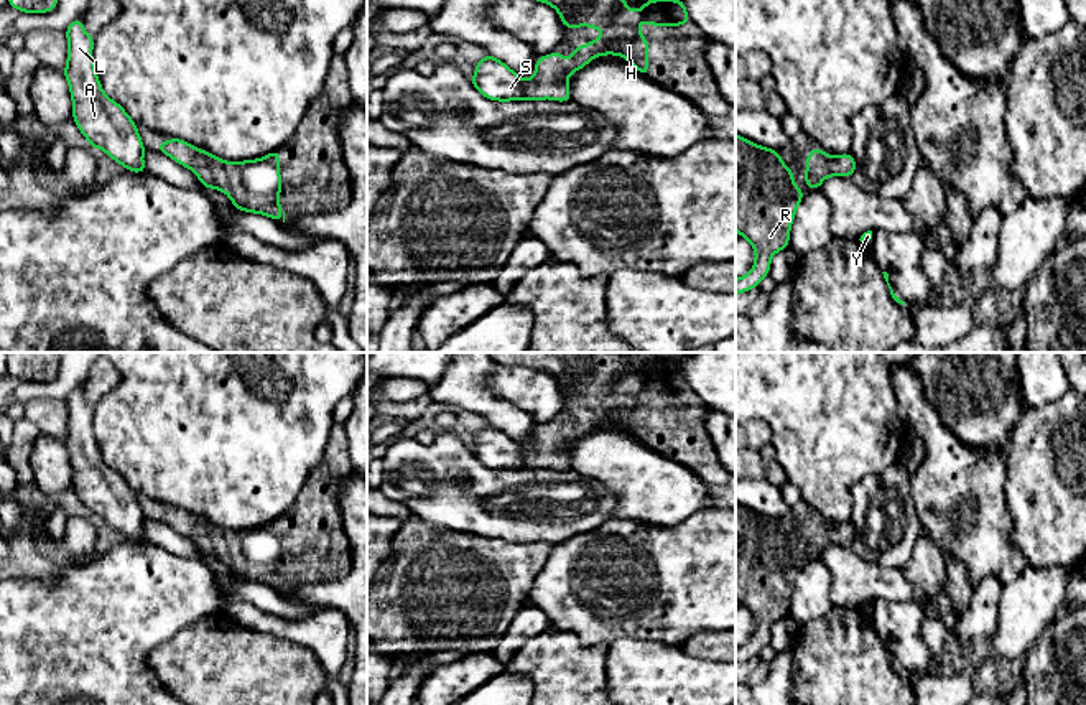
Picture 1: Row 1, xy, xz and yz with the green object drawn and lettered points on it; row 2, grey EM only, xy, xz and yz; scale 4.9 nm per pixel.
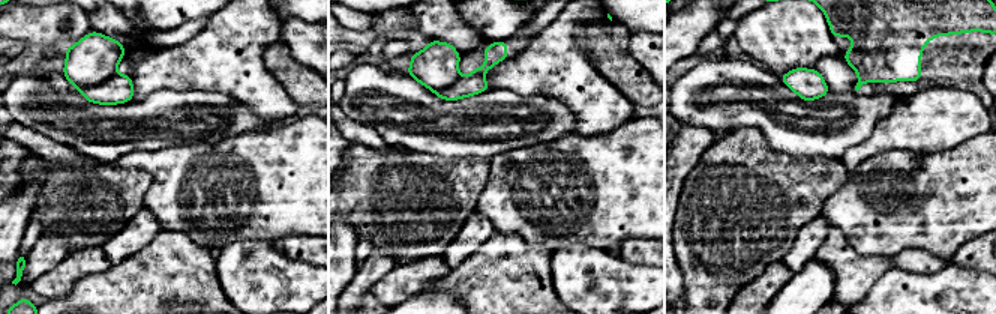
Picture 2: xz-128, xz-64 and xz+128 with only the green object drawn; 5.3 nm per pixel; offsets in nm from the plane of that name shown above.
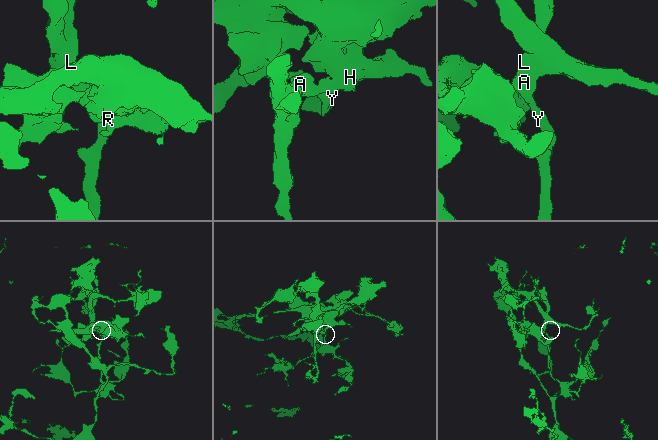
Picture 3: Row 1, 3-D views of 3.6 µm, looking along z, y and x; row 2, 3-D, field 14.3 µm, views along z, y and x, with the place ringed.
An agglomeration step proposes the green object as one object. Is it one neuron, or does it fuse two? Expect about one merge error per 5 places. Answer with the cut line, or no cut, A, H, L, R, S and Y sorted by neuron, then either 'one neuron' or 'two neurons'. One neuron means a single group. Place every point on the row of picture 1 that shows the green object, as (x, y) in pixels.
no cut | A H L R S Y | one neuron

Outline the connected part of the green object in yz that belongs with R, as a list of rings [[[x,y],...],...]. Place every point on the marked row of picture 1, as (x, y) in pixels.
[[[736,133],[736,231],[755,250],[750,272],[736,278],[736,295],[759,287],[770,273],[770,259],[788,247],[796,206],[805,193],[796,188],[777,150],[759,147]]]

